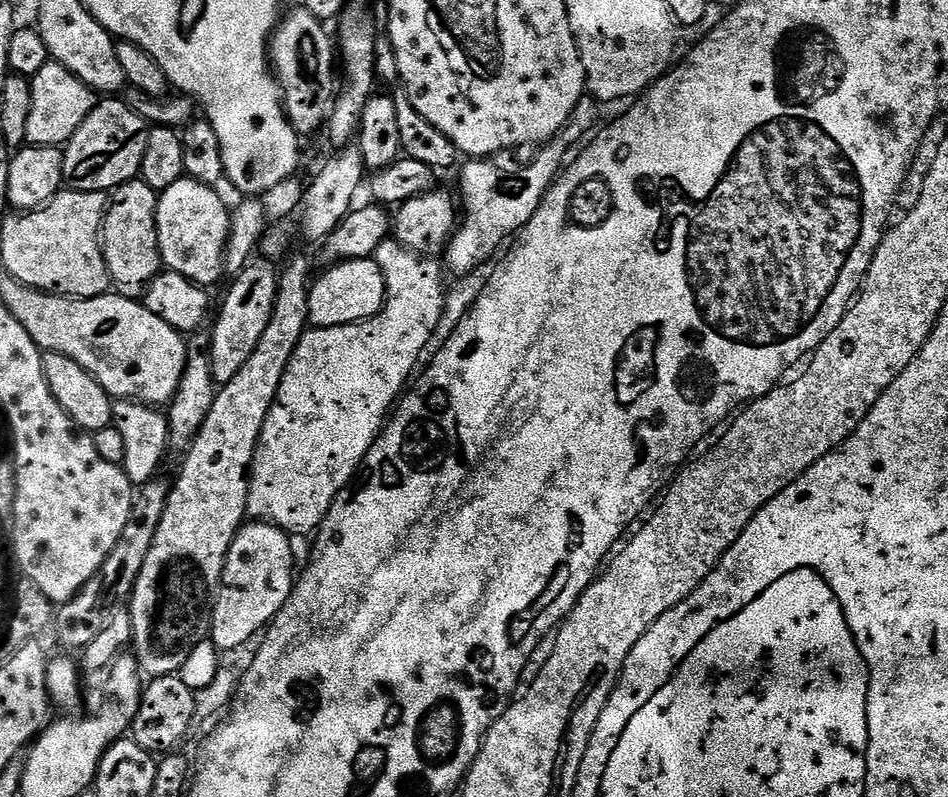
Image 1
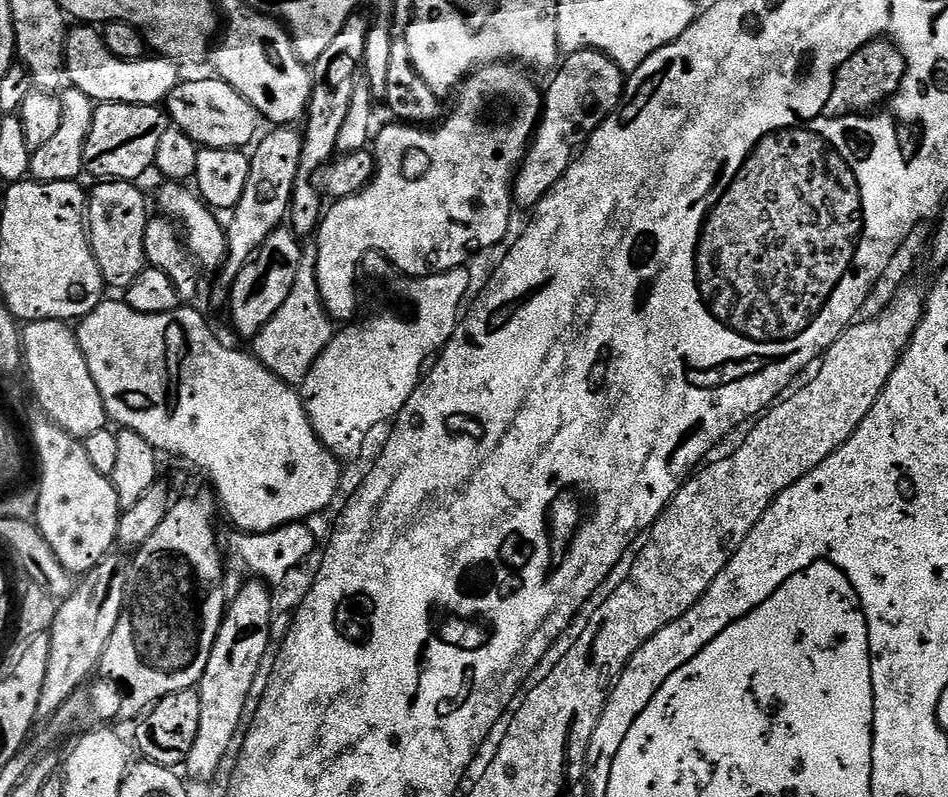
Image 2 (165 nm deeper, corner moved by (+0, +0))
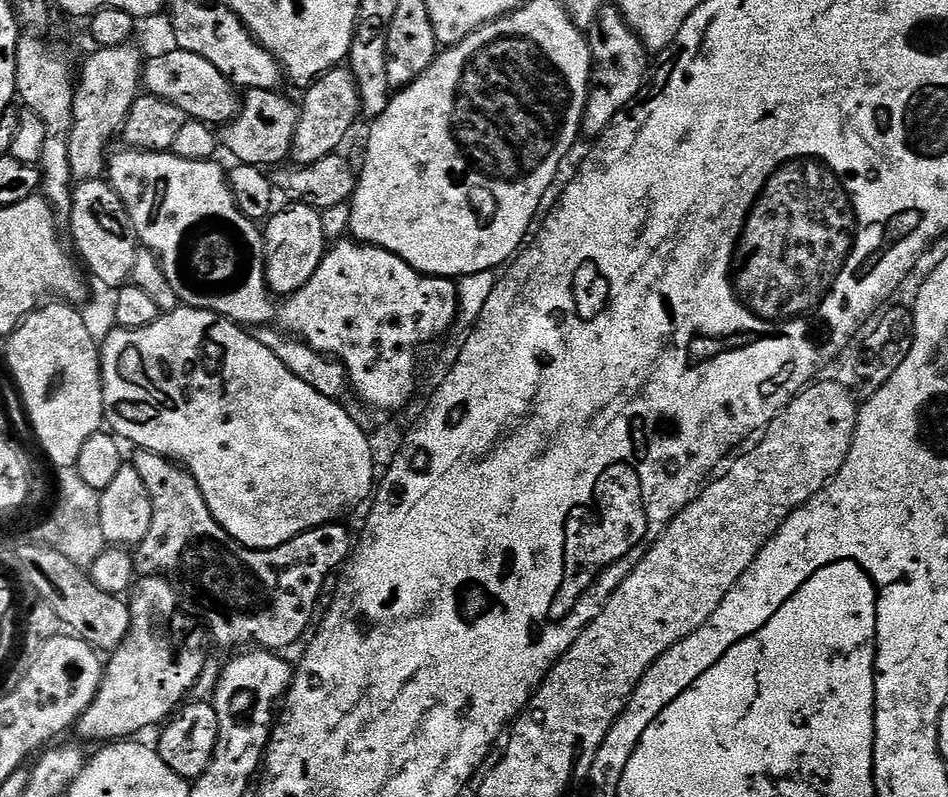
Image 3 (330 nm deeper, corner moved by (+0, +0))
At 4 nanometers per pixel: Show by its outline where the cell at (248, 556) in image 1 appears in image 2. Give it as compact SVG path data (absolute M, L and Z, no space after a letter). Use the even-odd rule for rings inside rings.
M263 582L252 583L256 584L246 585L233 600L231 597L224 621L218 630L218 638L214 642L214 650L210 650L210 662L206 662L206 670L198 685L202 718L198 726L198 738L194 738L194 750L190 750L186 761L188 776L193 781L213 780L217 770L229 759L228 751L232 743L234 748L238 733L245 723L244 711L250 708L248 695L254 686L254 676L262 663L262 656L267 653L267 647L272 642L274 609L272 596L268 593L271 592L269 585Z

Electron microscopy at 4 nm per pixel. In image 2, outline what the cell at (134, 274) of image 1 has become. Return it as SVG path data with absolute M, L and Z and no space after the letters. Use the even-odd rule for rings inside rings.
M105 180L87 193L86 227L92 253L102 270L102 278L109 289L127 288L142 274L146 266L146 226L150 219L148 200L139 187L131 180Z

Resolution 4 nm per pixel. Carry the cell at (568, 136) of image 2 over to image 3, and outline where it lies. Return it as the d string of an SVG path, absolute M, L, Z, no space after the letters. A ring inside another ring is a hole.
M605 6L596 13L591 24L587 25L586 35L592 55L592 78L588 86L588 100L584 107L582 132L591 138L599 137L611 124L614 114L641 95L646 84L650 59L644 44L634 29L626 21L620 9Z

